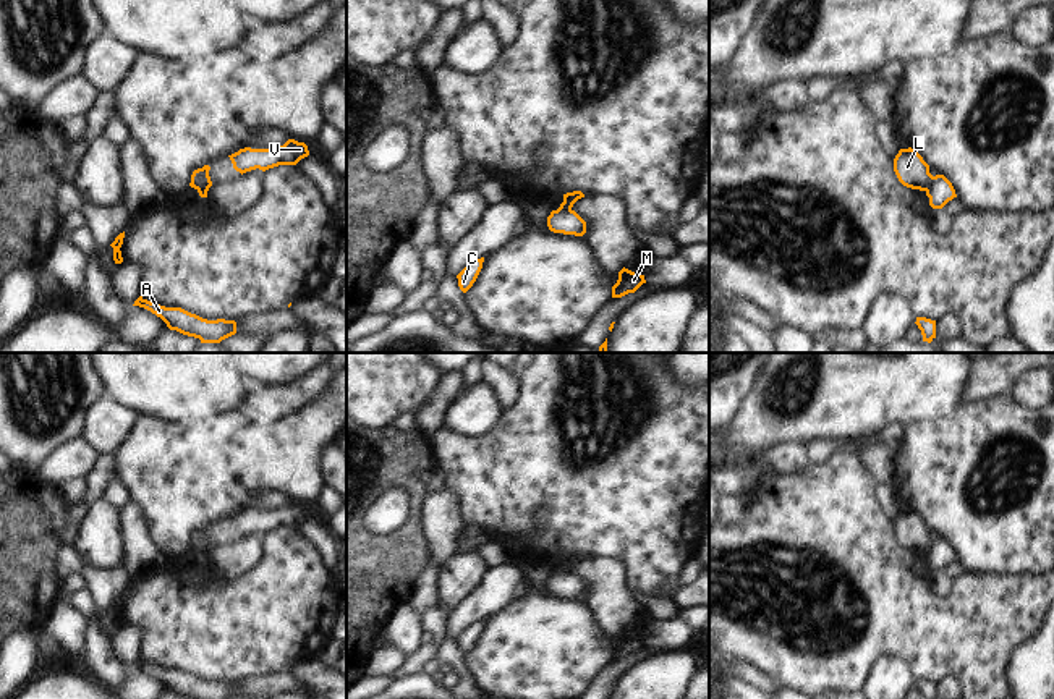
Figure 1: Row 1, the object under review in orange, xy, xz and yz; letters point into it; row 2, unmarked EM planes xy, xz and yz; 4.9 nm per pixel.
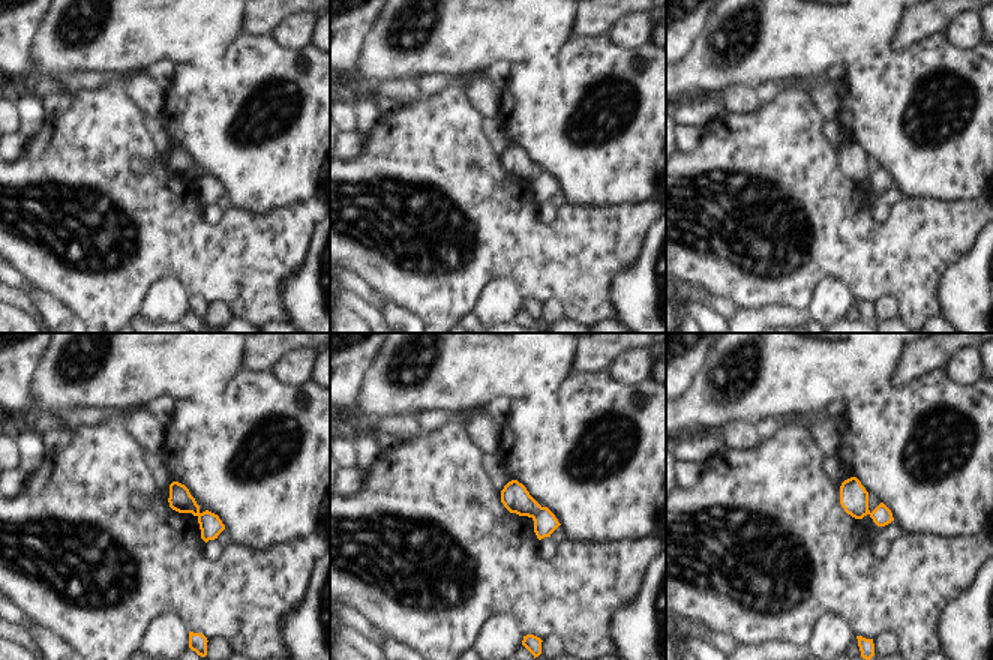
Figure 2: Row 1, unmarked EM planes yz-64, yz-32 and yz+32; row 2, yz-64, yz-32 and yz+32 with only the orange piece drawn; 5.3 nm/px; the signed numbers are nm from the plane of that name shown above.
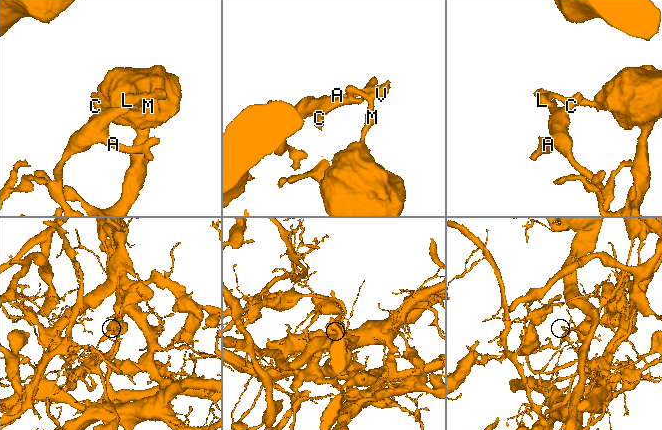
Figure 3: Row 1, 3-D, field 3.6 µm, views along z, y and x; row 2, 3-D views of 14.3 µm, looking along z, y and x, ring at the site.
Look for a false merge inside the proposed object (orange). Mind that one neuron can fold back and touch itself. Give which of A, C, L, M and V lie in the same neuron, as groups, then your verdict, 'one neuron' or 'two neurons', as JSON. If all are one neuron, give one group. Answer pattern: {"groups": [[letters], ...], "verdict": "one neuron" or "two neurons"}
{"groups": [["A", "C"], ["L", "M", "V"]], "verdict": "two neurons"}

